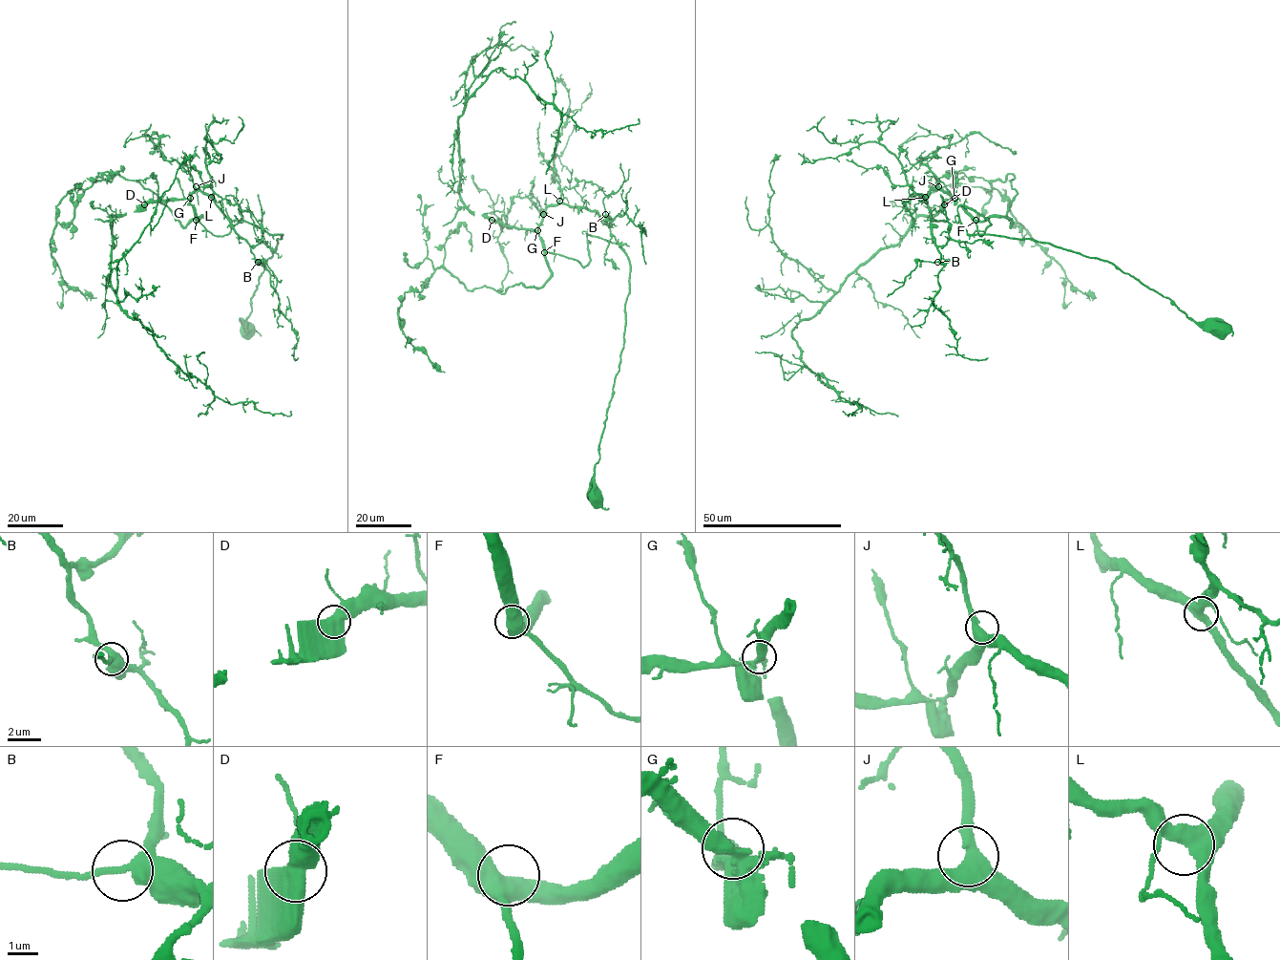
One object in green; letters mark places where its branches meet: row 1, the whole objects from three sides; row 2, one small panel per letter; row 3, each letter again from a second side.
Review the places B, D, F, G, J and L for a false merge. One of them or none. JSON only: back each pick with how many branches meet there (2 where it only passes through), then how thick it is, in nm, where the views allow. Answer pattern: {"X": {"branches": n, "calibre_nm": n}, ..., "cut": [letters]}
{"cut": []}

